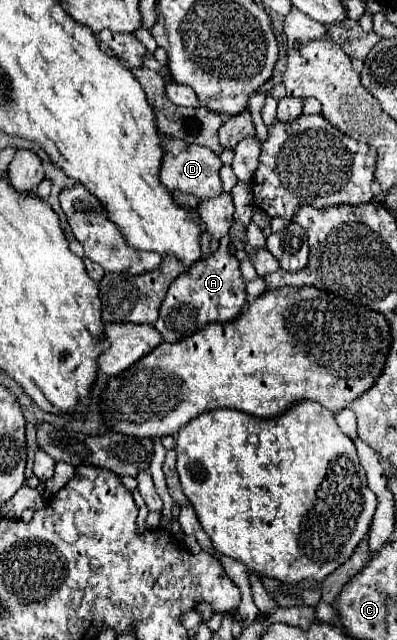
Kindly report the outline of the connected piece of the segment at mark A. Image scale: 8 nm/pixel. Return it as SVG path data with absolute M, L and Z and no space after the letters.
M224 236L220 240L220 248L214 254L194 264L188 272L180 274L172 282L166 300L160 308L160 318L154 324L154 328L162 334L162 338L166 342L178 342L192 336L194 332L202 330L212 322L226 324L236 320L246 304L244 278L238 266L240 262L236 260L236 256L230 254L230 236Z

